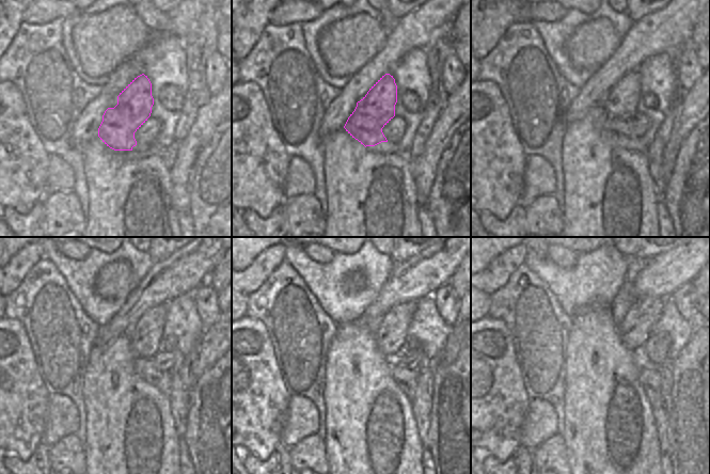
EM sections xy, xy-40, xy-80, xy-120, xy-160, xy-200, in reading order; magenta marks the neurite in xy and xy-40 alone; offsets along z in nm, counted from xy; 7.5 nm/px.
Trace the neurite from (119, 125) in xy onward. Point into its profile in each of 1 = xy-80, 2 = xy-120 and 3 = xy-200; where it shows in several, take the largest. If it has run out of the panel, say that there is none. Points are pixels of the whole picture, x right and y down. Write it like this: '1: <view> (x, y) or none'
1: xy-80 (620, 101)
2: xy-120 (145, 335)
3: xy-200 (635, 328)

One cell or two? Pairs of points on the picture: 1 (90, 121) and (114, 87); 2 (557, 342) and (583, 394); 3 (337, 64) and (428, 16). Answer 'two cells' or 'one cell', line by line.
1: one cell
2: two cells
3: two cells

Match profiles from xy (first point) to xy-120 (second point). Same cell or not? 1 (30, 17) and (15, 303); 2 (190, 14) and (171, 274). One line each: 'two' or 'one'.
1: two
2: one

